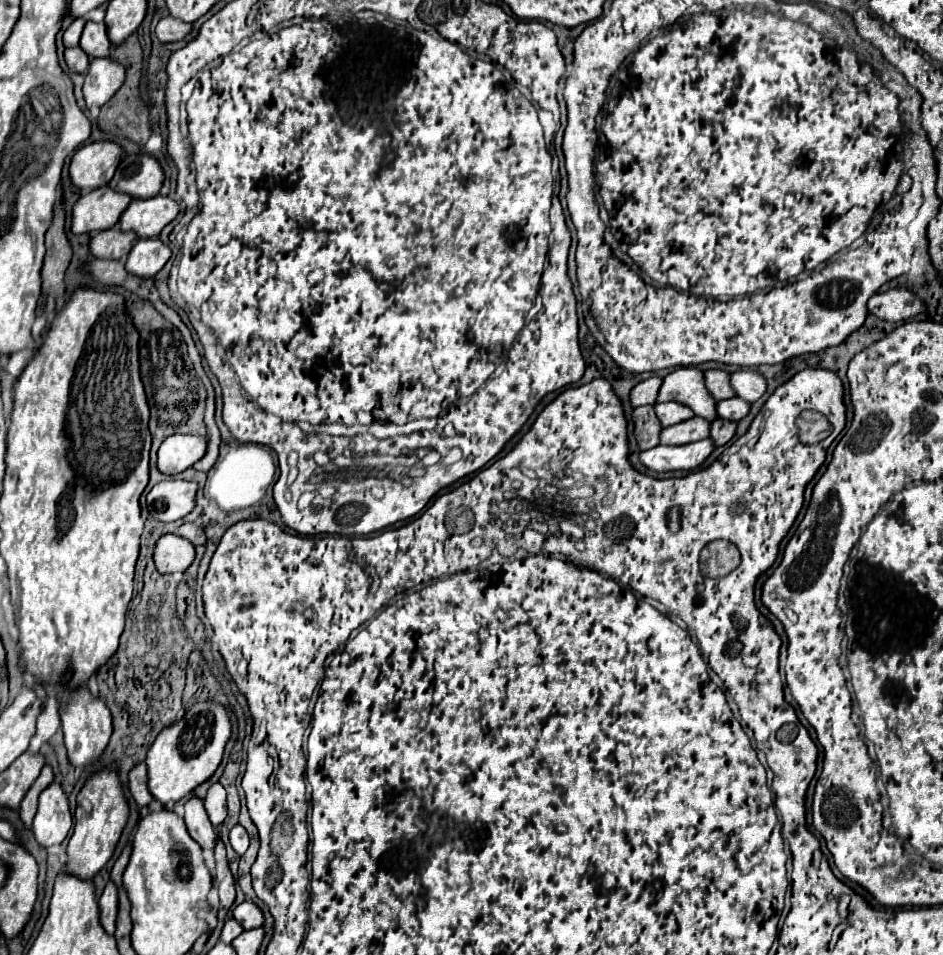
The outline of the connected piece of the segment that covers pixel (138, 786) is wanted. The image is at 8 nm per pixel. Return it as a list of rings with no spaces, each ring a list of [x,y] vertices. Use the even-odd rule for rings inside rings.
[[[146,763],[136,765],[136,767],[130,771],[130,775],[128,775],[130,793],[132,793],[132,797],[136,799],[136,803],[138,803],[140,807],[148,807],[148,805],[154,801],[154,797],[152,797],[150,791],[148,791],[146,779],[148,779],[148,777],[146,777]]]

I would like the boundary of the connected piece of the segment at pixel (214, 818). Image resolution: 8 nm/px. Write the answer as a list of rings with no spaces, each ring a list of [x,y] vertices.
[[[214,783],[208,789],[208,795],[204,799],[204,809],[214,827],[218,827],[226,819],[226,791],[220,783]]]

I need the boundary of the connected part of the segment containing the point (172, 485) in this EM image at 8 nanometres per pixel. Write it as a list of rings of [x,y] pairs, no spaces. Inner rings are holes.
[[[170,479],[152,487],[146,497],[148,511],[158,521],[178,521],[186,517],[196,505],[198,483]]]

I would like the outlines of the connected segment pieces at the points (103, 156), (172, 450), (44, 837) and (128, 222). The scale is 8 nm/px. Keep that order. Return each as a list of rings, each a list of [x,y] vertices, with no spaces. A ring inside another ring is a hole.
[[[112,141],[88,143],[74,153],[70,163],[70,179],[82,191],[108,185],[122,157],[124,151],[118,143]]]
[[[170,435],[158,449],[158,469],[166,475],[178,475],[200,461],[208,439],[200,435]]]
[[[60,783],[48,785],[46,791],[40,793],[38,811],[34,817],[34,835],[42,847],[60,845],[72,827],[72,813],[68,807],[68,799],[62,791]]]
[[[156,195],[154,199],[136,199],[122,213],[116,227],[122,231],[136,231],[138,237],[158,237],[178,213],[180,205],[170,197]]]

